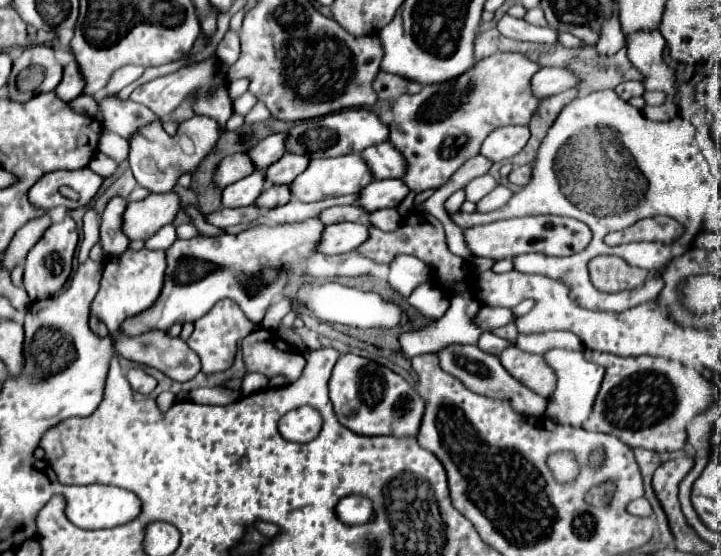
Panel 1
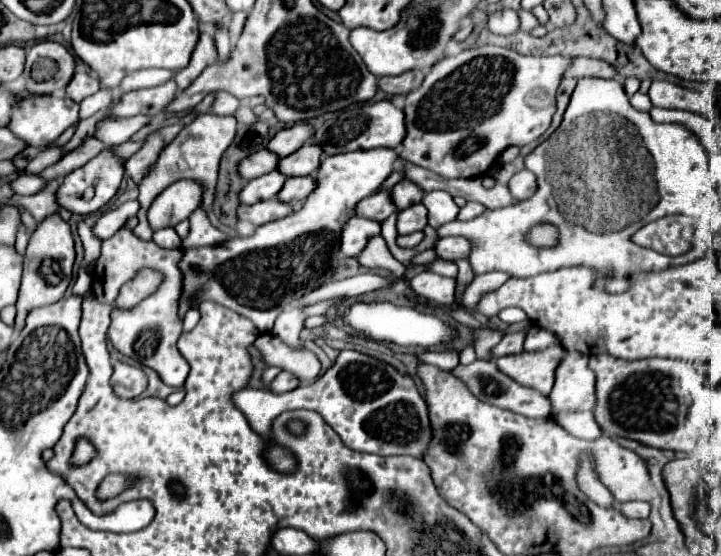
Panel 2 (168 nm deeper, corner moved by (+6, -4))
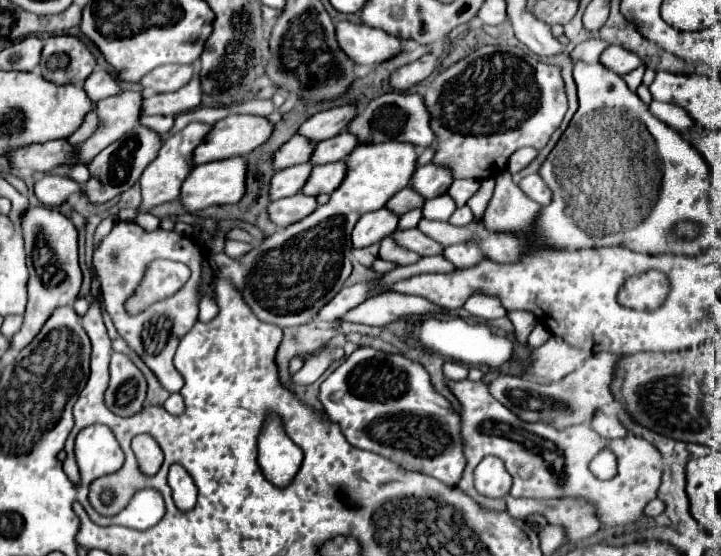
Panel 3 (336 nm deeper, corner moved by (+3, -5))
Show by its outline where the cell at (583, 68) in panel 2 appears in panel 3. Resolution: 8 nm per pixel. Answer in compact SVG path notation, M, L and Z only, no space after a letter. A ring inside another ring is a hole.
M607 46L607 50L601 54L599 62L619 76L625 76L631 70L635 70L637 66L641 66L641 60L633 52L625 50L621 46Z

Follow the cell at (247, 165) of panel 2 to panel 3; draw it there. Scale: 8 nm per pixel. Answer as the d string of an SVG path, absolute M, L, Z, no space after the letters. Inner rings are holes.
M293 136L289 142L285 142L285 146L281 146L281 150L277 150L277 154L273 154L273 166L277 166L277 170L295 166L295 164L303 164L309 160L313 152L313 144L303 138L303 136Z

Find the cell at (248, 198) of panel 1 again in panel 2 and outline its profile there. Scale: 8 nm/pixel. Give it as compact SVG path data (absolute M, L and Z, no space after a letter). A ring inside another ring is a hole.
M272 171L272 173L266 173L262 177L256 177L256 179L248 181L246 187L242 189L240 201L246 205L252 205L252 203L258 203L264 199L274 199L278 195L278 191L284 187L286 179L288 177L280 171Z

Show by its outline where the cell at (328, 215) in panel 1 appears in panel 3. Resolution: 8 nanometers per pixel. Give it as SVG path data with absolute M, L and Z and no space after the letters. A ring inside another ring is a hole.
M405 188L405 190L399 190L391 200L389 204L385 204L387 210L393 210L393 214L397 216L403 216L405 212L413 210L413 208L421 208L423 206L423 198L413 190L413 188Z

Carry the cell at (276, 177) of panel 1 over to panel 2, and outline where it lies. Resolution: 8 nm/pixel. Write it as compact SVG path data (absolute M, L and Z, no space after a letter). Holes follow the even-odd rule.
M306 143L302 145L302 149L294 151L292 155L284 157L280 161L278 171L288 173L288 177L302 177L302 175L312 175L318 171L320 163L322 163L322 155L324 149L316 143Z

